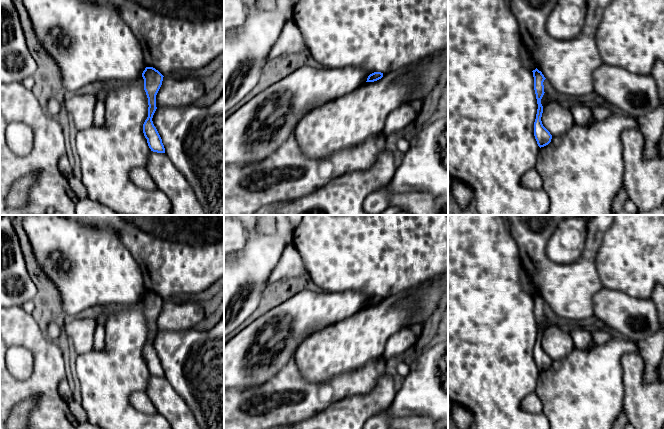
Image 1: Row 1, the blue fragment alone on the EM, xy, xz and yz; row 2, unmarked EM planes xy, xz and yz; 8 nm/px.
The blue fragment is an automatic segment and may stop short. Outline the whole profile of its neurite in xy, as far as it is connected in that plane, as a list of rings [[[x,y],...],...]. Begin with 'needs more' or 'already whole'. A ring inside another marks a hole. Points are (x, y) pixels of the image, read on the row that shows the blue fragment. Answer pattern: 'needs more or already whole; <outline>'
already whole; [[[146,67],[142,73],[144,90],[148,98],[148,117],[143,124],[143,133],[151,151],[165,153],[162,139],[153,124],[152,118],[157,109],[156,95],[162,85],[163,75],[153,67]]]

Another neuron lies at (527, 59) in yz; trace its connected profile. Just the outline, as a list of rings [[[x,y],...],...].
[[[522,43],[520,44],[520,56],[525,68],[531,71],[536,69],[533,55],[526,49],[526,47]]]

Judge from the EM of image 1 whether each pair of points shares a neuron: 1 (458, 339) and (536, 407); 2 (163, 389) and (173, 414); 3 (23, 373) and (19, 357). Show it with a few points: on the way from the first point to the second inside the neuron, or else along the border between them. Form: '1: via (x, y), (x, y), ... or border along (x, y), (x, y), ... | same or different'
1: border along (534, 391), (521, 406), (541, 413) | different
2: via (163, 395), (173, 408) | same
3: via (22, 369), (19, 361) | same

